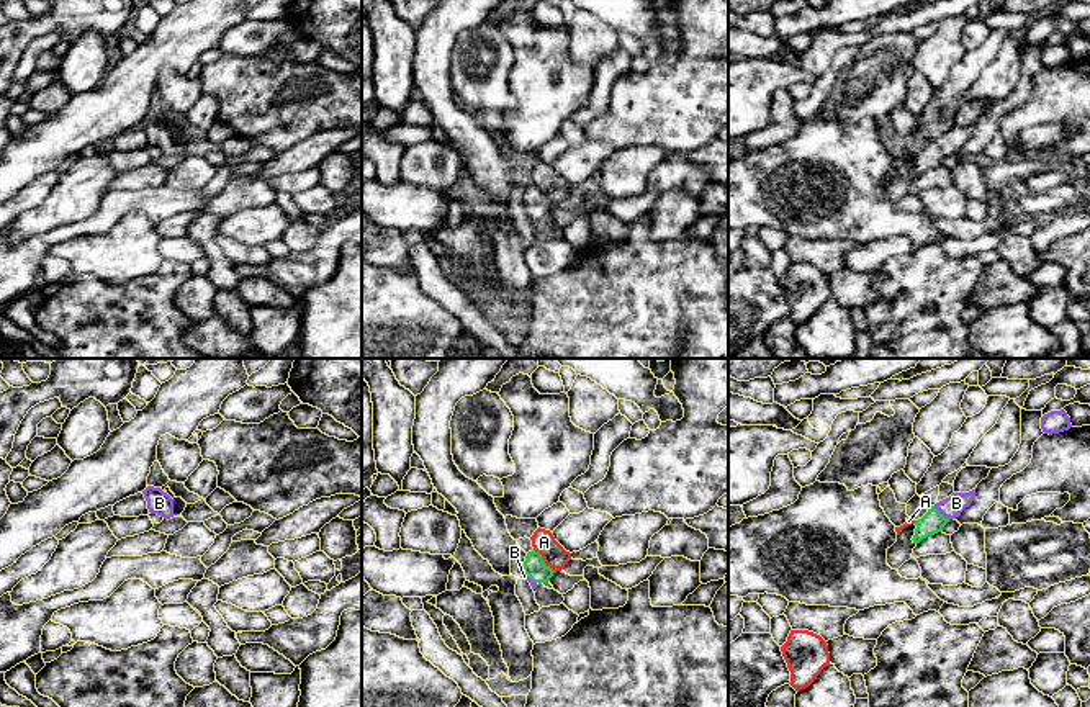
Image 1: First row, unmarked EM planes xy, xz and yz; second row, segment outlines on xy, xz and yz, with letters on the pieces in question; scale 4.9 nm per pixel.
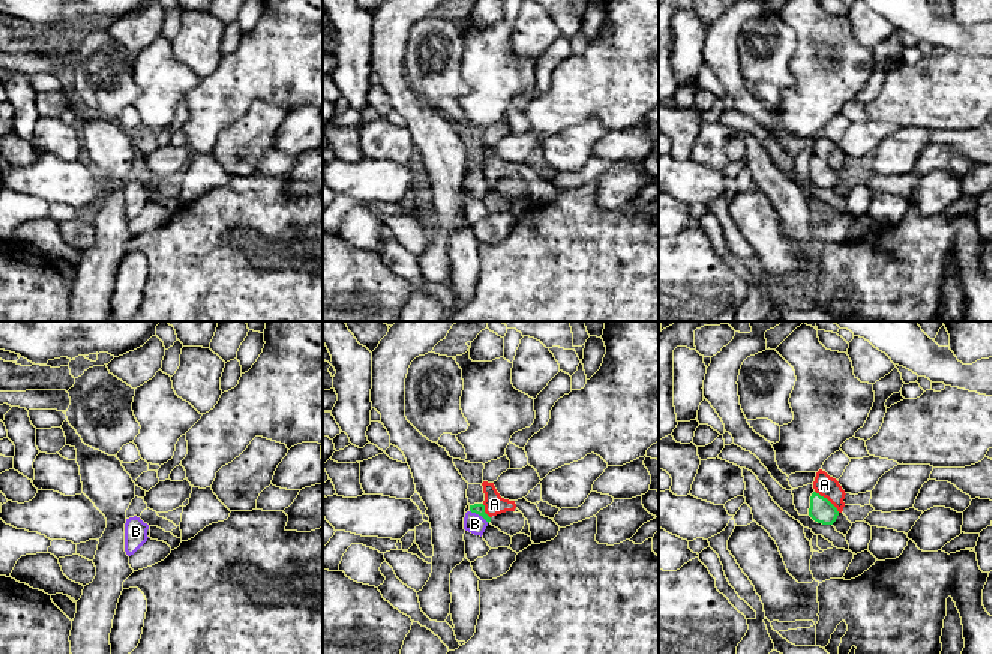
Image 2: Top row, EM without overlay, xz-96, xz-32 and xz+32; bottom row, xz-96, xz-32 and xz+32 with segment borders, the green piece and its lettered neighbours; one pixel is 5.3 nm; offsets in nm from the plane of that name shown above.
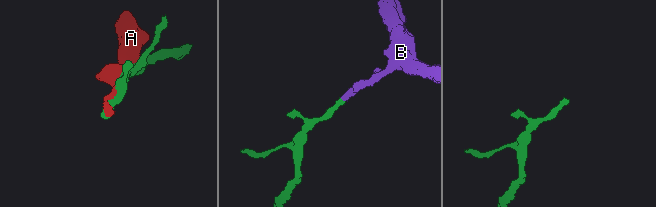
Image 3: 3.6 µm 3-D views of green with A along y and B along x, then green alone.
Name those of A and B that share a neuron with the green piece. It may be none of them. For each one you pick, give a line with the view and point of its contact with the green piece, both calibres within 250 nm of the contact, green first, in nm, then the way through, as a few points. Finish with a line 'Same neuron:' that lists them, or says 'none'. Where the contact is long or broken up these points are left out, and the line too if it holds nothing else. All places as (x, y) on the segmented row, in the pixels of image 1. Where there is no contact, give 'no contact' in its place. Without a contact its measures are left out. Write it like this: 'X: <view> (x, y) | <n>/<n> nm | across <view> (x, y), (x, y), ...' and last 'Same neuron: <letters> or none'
B: yz (940, 513) | 110/100 nm | across yz (933, 521), (940, 513), (956, 503)
Same neuron: B

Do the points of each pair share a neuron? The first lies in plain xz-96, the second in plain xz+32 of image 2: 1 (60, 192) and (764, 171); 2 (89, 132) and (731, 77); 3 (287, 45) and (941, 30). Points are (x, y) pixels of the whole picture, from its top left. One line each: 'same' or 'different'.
1: different
2: same
3: different

